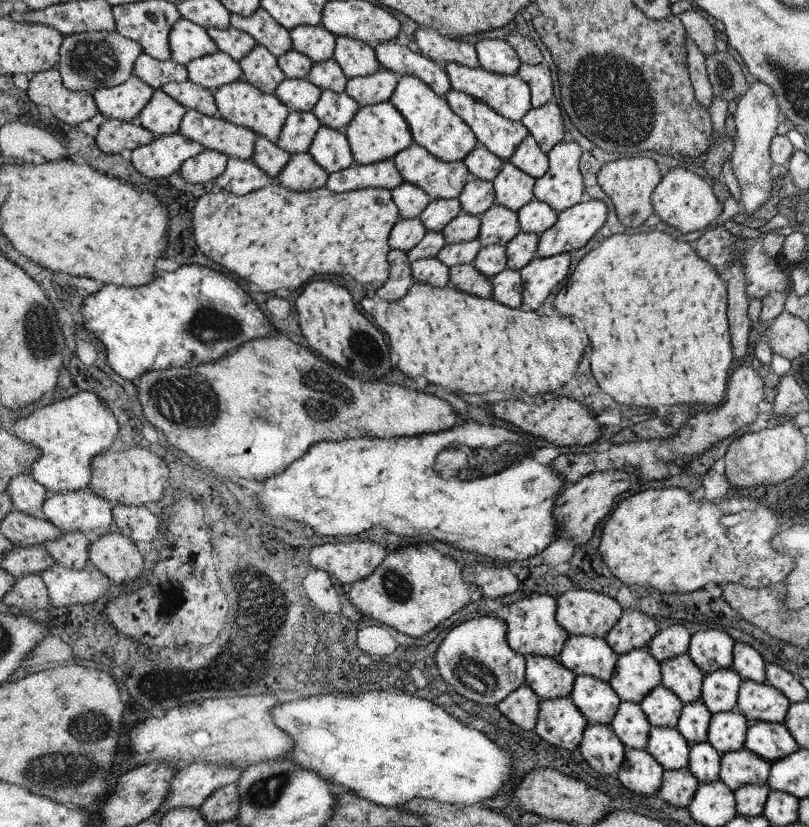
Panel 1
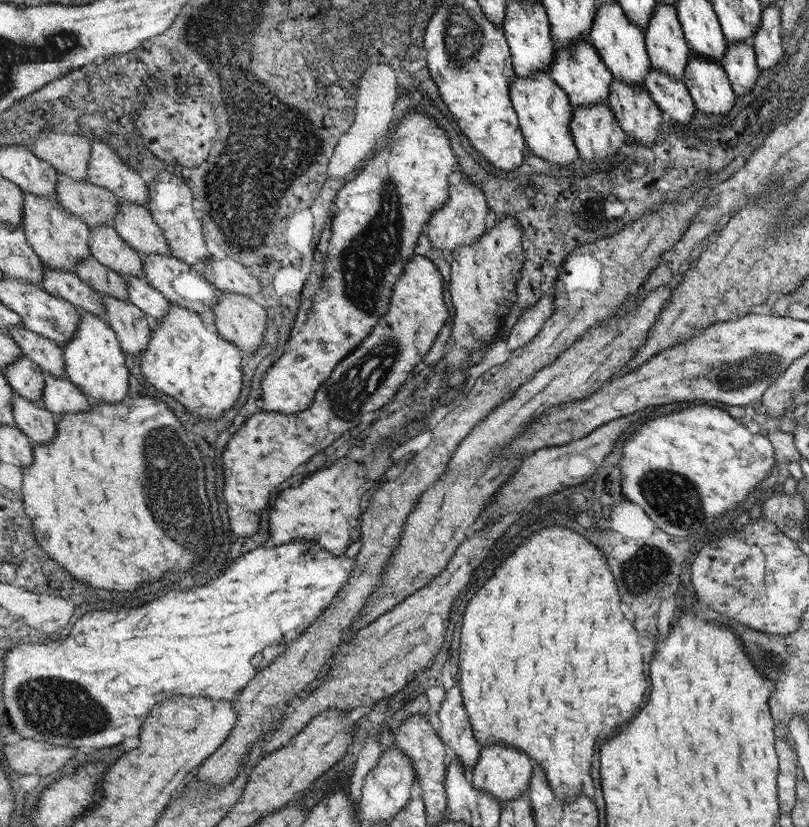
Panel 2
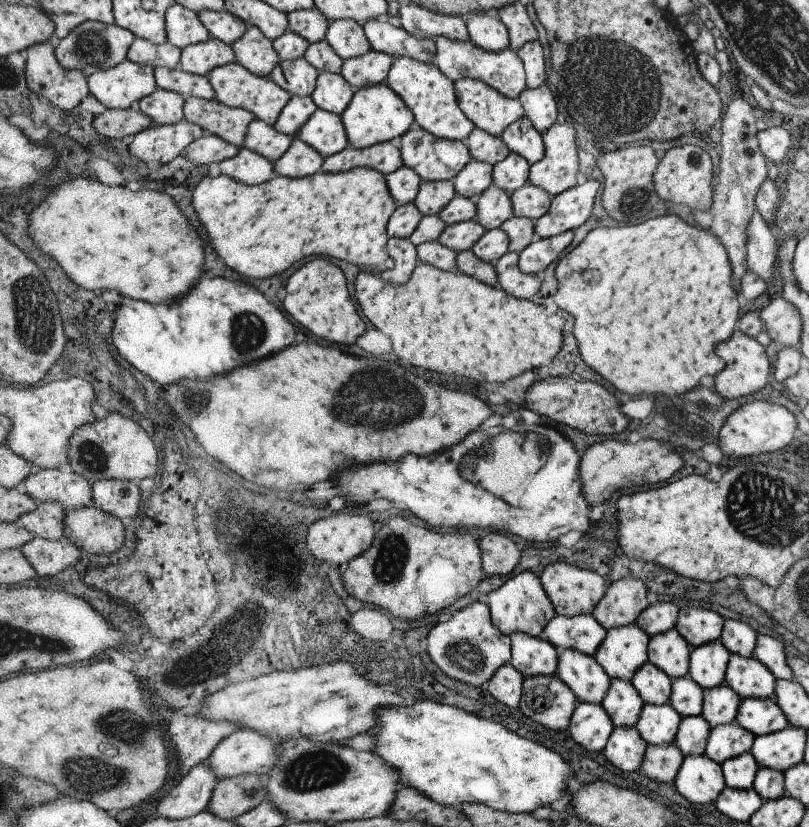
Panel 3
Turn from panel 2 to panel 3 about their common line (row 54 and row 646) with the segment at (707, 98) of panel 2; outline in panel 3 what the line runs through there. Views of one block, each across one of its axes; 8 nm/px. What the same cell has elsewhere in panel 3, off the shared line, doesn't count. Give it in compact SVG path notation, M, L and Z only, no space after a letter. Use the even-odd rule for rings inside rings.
M685 606L679 610L679 620L675 624L675 630L687 644L693 648L701 648L707 644L713 644L721 638L723 634L725 620L705 608L695 608L695 606Z

